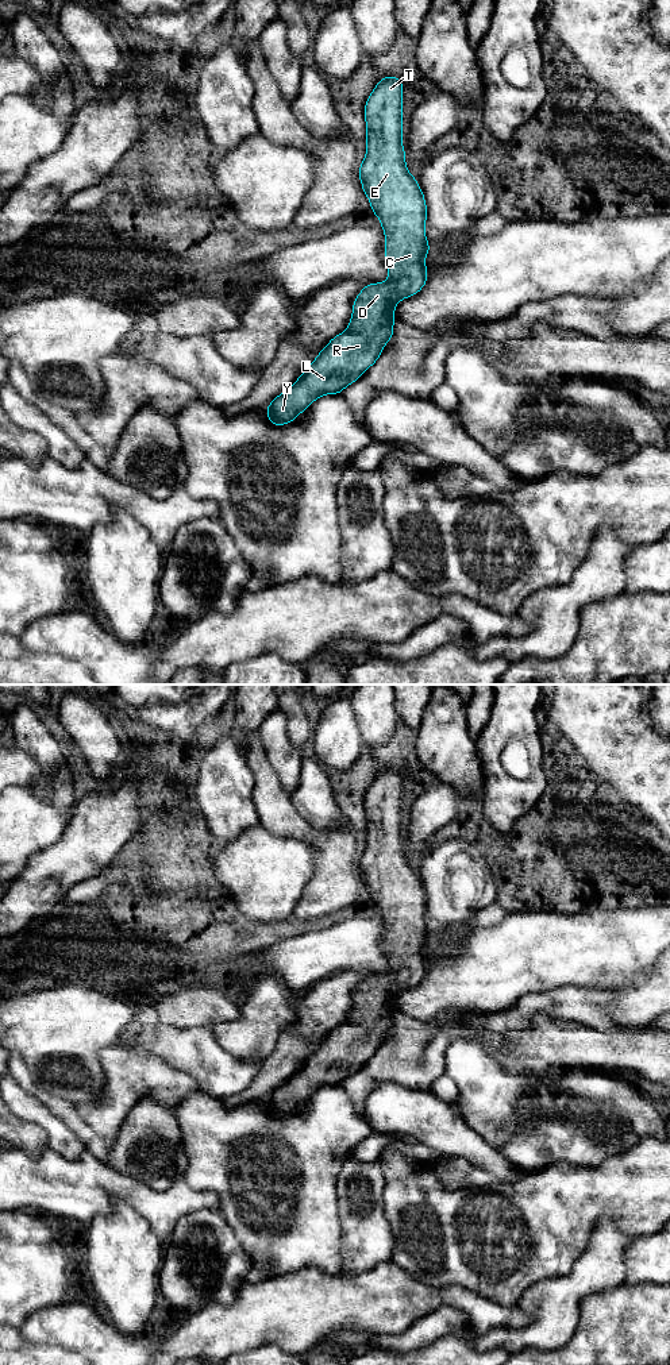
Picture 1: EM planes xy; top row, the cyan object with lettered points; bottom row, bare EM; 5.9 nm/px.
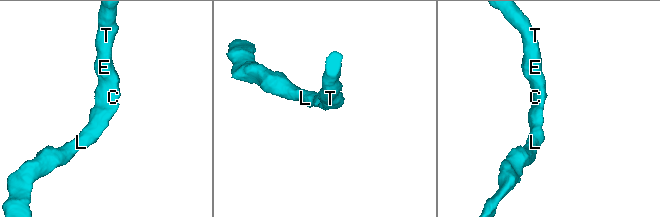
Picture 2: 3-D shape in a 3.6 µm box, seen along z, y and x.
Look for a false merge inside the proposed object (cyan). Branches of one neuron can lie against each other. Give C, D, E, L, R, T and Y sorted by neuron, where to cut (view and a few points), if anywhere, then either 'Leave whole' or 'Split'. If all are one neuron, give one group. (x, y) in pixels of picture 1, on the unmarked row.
Groups: C D E L R T Y. No split. Leave whole

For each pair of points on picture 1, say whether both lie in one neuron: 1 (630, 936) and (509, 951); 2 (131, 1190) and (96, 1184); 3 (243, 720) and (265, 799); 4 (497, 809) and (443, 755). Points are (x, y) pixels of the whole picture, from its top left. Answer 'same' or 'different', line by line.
1: same
2: same
3: different
4: different

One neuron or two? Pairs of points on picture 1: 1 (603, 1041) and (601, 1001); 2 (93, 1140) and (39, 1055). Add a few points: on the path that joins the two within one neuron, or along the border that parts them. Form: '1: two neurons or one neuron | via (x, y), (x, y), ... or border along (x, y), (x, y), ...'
1: two neurons | border along (573, 1021), (601, 1030), (635, 1032)
2: two neurons | border along (43, 1090), (57, 1094), (73, 1107)

